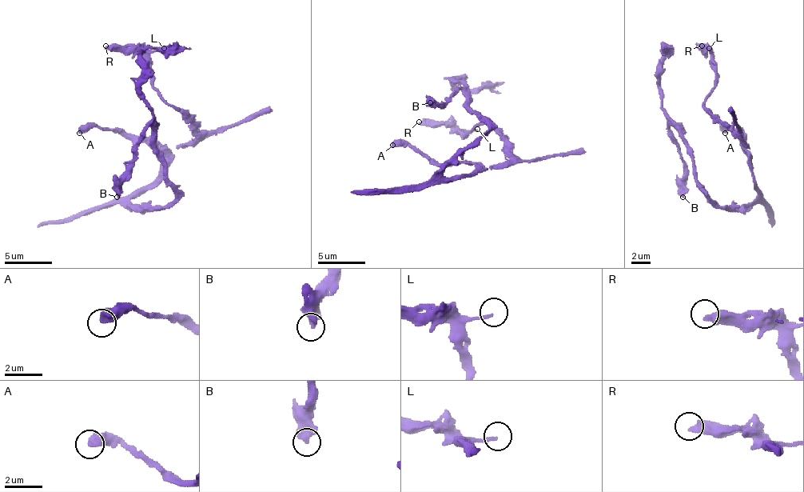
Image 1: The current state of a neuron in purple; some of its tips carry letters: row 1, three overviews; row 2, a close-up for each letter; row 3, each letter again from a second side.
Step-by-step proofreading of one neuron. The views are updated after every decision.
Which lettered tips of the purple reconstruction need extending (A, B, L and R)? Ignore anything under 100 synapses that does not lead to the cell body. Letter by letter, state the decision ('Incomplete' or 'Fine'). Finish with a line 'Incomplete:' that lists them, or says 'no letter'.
A: Fine
B: Fine
L: Fine
R: Fine
Incomplete: no letter

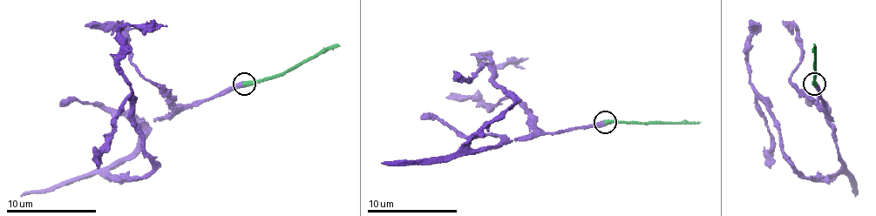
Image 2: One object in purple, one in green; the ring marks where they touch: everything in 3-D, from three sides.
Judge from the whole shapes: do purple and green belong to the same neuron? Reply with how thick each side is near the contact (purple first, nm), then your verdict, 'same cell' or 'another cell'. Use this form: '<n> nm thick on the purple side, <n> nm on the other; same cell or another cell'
480 nm thick on the purple side, 440 nm on the other; same cell

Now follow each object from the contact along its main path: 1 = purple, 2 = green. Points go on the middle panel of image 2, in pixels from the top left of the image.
1: (604, 123), (473, 150), (469, 143), (513, 103), (480, 55), (486, 64), (519, 64), (527, 57)
2: (604, 123), (701, 123)

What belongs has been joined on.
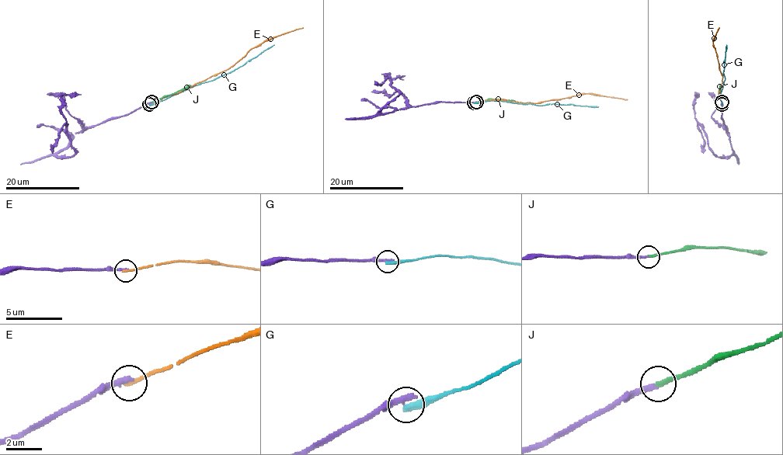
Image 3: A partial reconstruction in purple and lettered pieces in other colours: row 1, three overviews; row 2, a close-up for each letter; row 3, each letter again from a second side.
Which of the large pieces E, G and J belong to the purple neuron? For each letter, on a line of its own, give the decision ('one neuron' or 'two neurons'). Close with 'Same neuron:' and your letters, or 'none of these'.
E: two neurons
G: two neurons
J: one neuron
Same neuron: J

